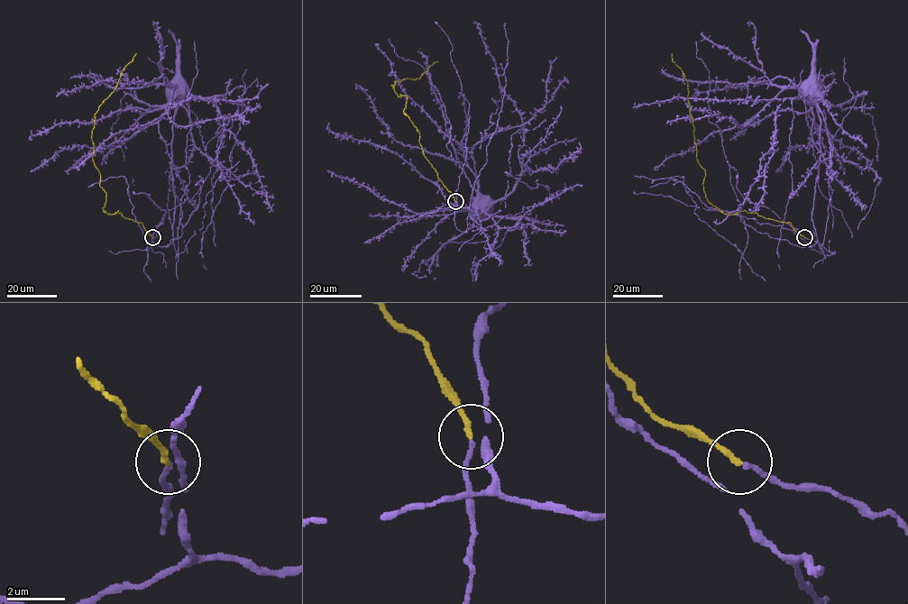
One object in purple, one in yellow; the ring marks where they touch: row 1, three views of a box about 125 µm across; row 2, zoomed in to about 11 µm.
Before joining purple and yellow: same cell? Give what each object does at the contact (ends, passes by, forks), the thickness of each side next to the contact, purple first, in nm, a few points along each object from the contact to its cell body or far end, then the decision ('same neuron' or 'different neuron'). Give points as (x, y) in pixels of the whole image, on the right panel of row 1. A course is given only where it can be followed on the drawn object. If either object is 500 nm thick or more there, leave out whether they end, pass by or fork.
purple passes by; yellow ends there; 100 nm thick on the purple side, 180 nm on the other; purple runs (805, 237), (803, 240), (811, 247), (817, 242), (811, 217), (820, 154), (820, 119), (811, 97), (815, 96); yellow runs (804, 237), (790, 223), (745, 210), (725, 214), (707, 200), (705, 170), (696, 158), (688, 82), (672, 53); same neuron

